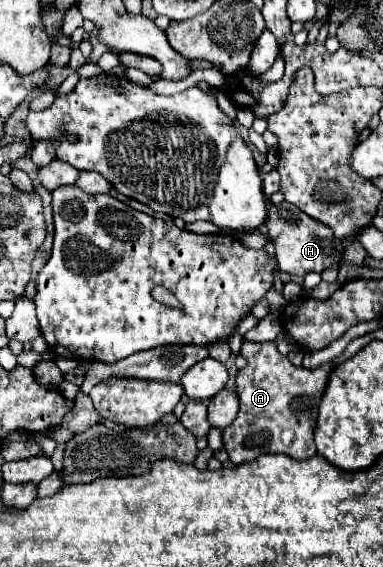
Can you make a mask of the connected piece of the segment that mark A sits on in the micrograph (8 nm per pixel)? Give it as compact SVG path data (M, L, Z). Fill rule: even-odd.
M243 340L241 356L247 358L247 366L237 372L237 396L239 414L227 430L223 430L223 448L229 460L237 466L251 462L261 454L287 454L295 460L307 460L317 454L313 442L315 416L319 410L321 396L325 392L333 362L325 362L315 370L293 366L287 356L281 356L275 342L249 342ZM293 430L295 438L289 446L283 446L281 432Z

